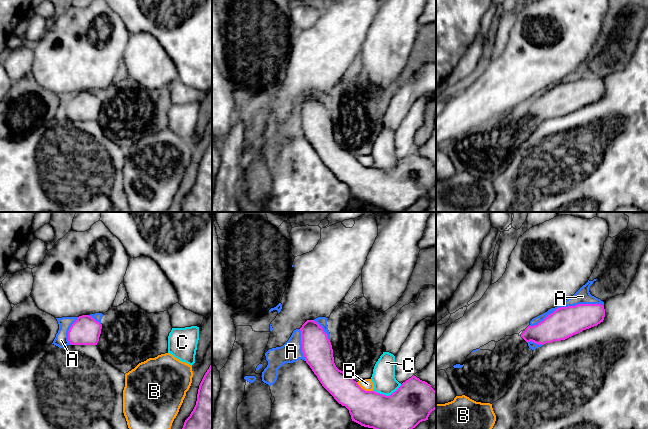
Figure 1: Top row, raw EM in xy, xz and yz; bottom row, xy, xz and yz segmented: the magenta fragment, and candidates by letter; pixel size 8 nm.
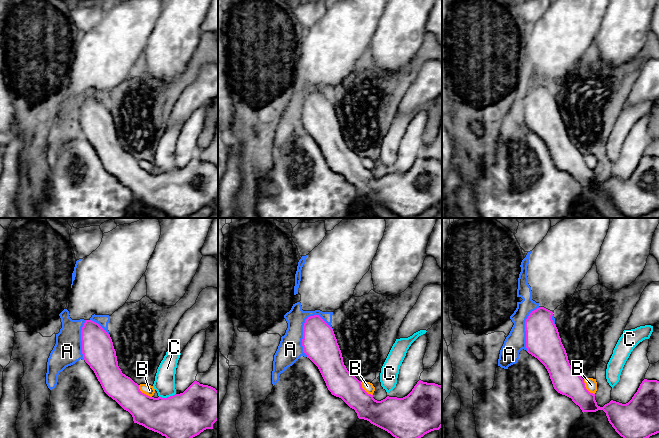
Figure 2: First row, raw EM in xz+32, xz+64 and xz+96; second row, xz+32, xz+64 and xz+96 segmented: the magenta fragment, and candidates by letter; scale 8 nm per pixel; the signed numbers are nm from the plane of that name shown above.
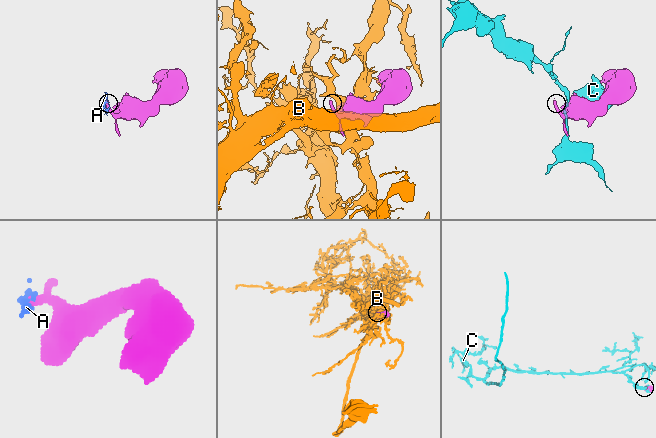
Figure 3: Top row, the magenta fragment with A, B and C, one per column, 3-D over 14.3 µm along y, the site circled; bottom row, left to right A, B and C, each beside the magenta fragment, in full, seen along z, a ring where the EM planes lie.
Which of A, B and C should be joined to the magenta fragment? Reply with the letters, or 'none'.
A

